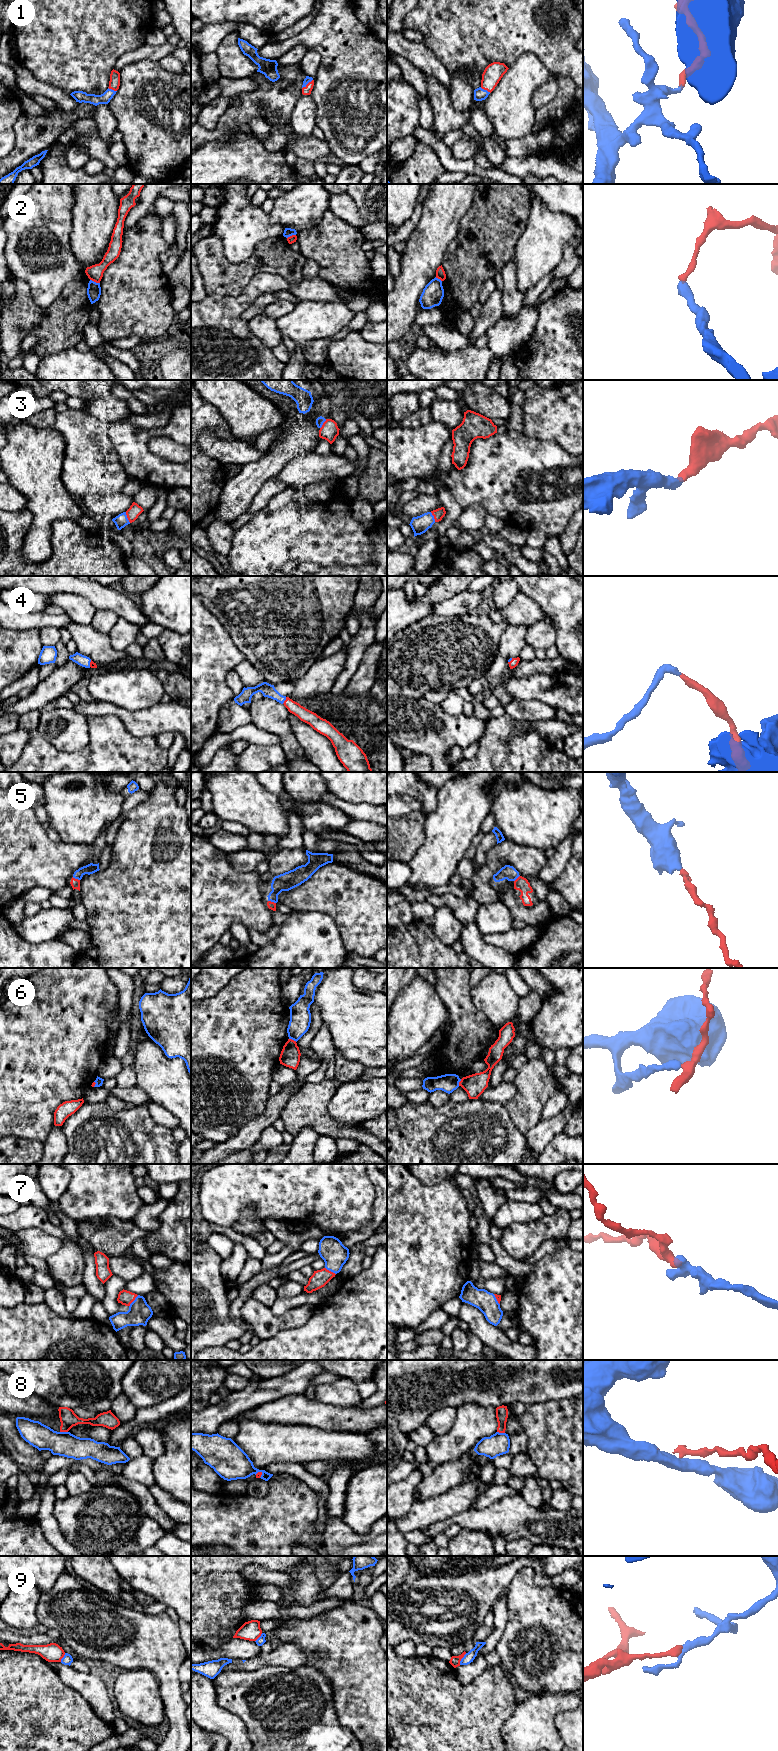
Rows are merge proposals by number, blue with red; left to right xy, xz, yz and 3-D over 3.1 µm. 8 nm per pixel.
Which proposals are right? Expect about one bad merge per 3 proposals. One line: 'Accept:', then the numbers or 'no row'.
Accept: 1, 3, 4, 5, 7

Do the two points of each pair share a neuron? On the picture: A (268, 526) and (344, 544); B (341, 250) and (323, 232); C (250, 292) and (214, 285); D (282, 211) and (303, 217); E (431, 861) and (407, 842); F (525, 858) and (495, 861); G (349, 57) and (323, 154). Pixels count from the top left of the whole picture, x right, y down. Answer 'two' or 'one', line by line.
A: one
B: one
C: two
D: one
E: two
F: one
G: two

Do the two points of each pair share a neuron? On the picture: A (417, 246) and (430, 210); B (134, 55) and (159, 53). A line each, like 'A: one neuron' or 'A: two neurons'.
A: one neuron
B: one neuron

